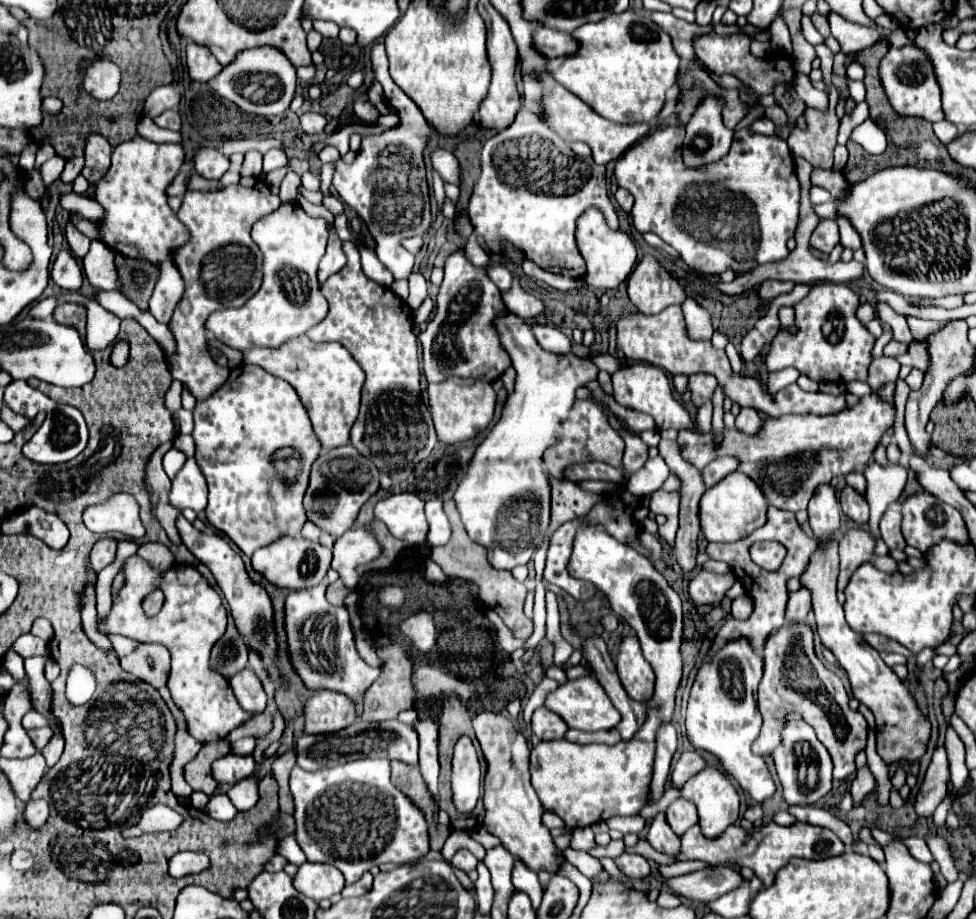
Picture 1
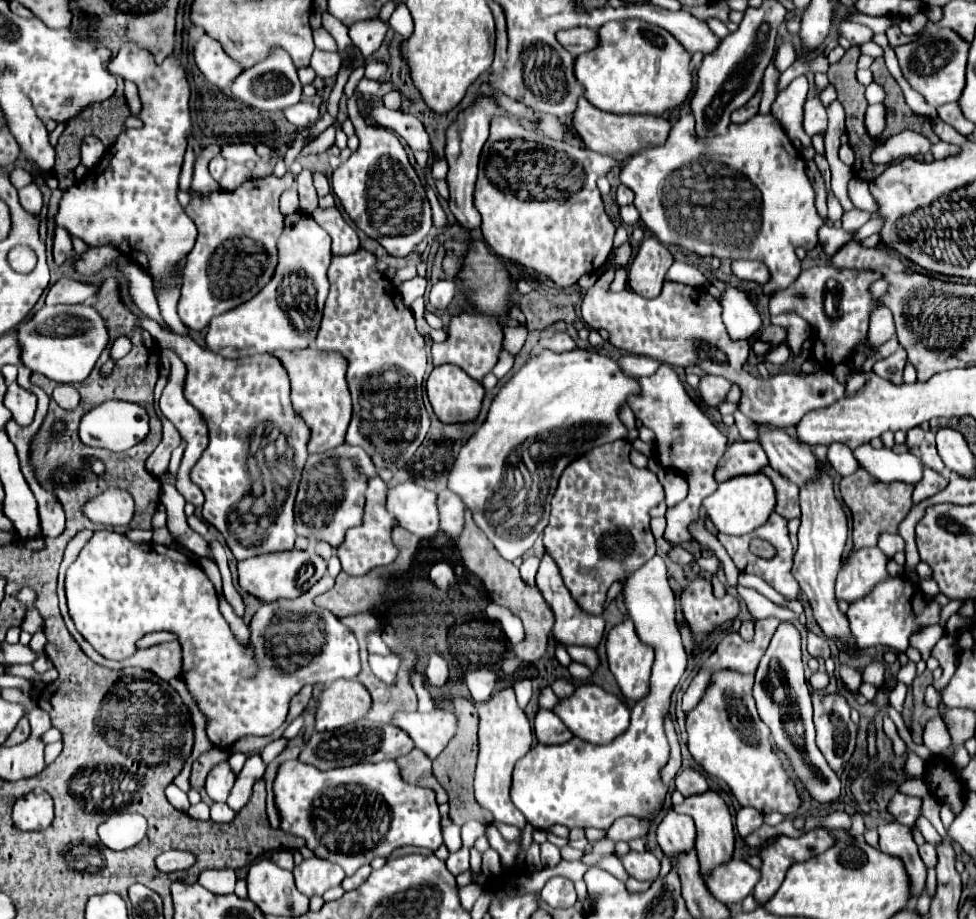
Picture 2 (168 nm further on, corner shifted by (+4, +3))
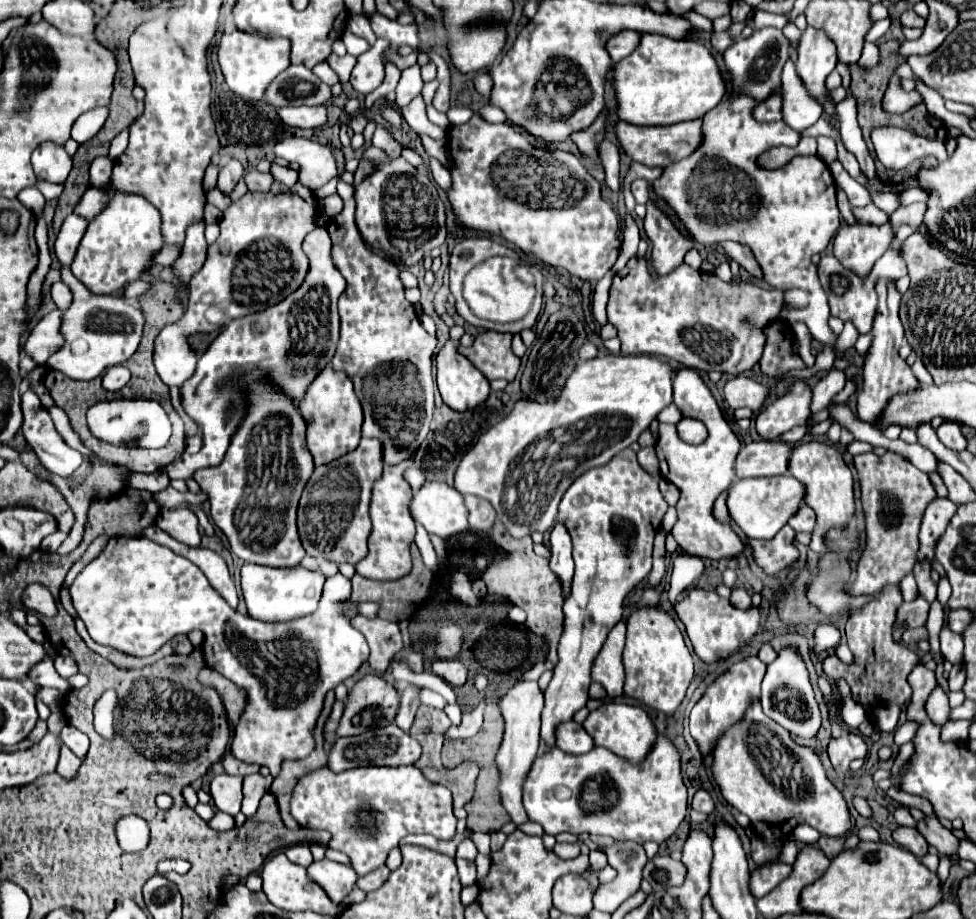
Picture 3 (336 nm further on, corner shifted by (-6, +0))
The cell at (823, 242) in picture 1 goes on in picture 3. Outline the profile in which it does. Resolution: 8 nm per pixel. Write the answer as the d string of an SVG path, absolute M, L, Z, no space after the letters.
M845 224L833 238L833 256L859 276L869 274L873 262L883 256L893 242L893 228L889 224Z

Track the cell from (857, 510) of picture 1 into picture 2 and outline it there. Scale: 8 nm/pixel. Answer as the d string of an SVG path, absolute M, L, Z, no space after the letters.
M859 467L853 475L841 479L841 497L853 515L853 551L859 551L863 547L875 547L883 533L895 535L899 531L899 523L907 517L907 513L913 507L913 489L915 485L903 481L881 483L875 477L871 477L863 467Z

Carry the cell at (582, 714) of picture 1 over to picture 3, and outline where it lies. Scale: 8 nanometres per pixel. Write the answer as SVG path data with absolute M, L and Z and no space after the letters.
M613 700L605 702L597 710L591 710L583 722L583 728L589 732L589 736L595 740L597 746L603 746L603 748L615 752L617 756L627 758L629 762L643 760L647 756L647 752L651 750L655 736L657 736L657 730L643 708L631 706L625 702L613 702Z

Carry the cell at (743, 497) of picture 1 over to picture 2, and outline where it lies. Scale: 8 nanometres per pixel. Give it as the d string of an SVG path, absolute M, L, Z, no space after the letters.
M751 473L751 475L733 477L729 481L719 483L717 491L703 501L703 507L711 517L711 521L715 523L715 527L719 529L719 533L745 535L765 525L765 521L775 509L775 503L777 499L775 499L775 487L771 479L765 473Z

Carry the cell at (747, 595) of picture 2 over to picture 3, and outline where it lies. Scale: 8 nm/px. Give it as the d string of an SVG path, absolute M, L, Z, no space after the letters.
M728 490L721 494L721 498L715 502L715 510L713 510L713 516L715 516L719 522L723 522L723 524L729 524L729 522L731 522L726 505L727 494Z

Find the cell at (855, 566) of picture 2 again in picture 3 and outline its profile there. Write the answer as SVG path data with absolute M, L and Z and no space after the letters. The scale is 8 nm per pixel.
M887 586L883 592L875 596L875 600L867 602L863 608L851 608L845 634L849 648L855 656L855 664L843 664L835 654L823 660L823 670L827 678L845 678L851 686L853 696L863 704L869 714L869 720L877 722L883 732L893 732L899 720L901 706L911 698L911 686L907 684L907 674L917 666L915 652L895 644L891 638L893 622L897 616L897 608L903 602L899 586Z

